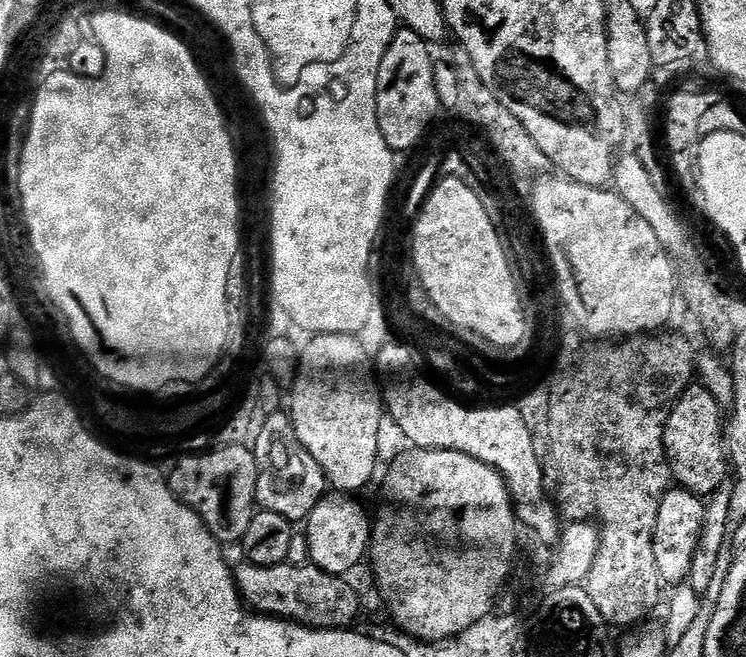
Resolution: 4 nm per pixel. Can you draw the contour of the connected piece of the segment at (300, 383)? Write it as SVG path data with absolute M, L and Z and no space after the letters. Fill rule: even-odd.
M356 334L313 335L312 340L298 356L296 378L291 385L292 425L306 450L322 466L329 485L340 494L356 494L372 480L376 463L380 460L380 427L386 424L386 408L382 403L382 392L374 375L374 364L370 352L364 349L361 337Z

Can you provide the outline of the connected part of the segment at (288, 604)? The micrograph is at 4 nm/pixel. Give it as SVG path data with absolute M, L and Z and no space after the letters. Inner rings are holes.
M241 563L241 568L235 569L236 589L240 592L240 598L251 611L265 616L274 616L282 620L290 620L303 624L310 628L343 628L351 629L360 612L360 600L356 592L347 583L345 577L332 576L323 572L315 564L279 564L278 566L254 566L253 564Z

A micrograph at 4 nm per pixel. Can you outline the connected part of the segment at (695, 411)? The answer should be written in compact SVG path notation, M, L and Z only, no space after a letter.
M700 382L693 383L684 391L672 413L668 415L664 431L664 445L668 465L679 487L687 488L694 495L708 498L726 484L730 476L730 452L726 447L726 420L720 417L722 407L710 390Z

